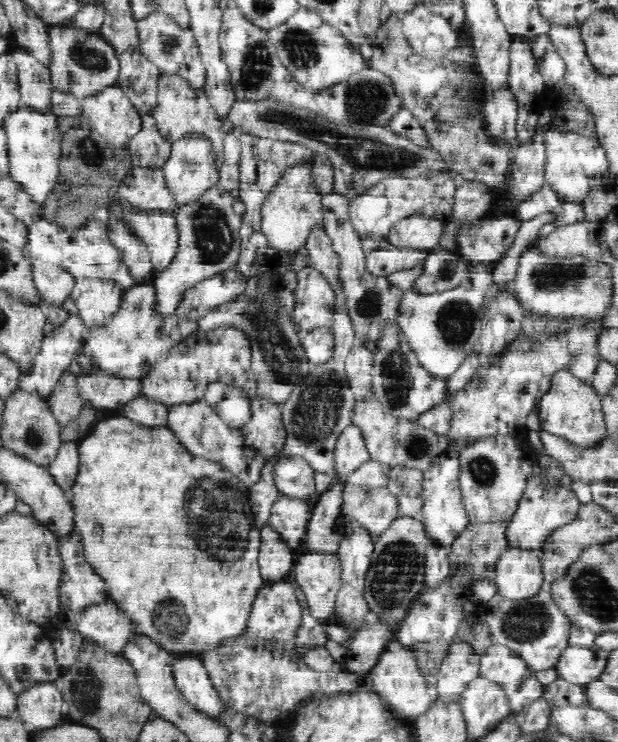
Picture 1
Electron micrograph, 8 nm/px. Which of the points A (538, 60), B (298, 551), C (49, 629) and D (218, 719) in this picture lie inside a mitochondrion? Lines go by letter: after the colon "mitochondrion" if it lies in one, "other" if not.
A: other
B: other
C: other
D: other

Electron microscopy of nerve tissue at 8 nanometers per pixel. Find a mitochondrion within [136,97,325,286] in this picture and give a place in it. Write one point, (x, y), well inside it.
(213, 237)

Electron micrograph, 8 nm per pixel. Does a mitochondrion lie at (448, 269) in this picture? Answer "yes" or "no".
yes

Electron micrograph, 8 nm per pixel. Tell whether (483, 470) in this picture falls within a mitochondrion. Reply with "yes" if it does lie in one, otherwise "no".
yes

